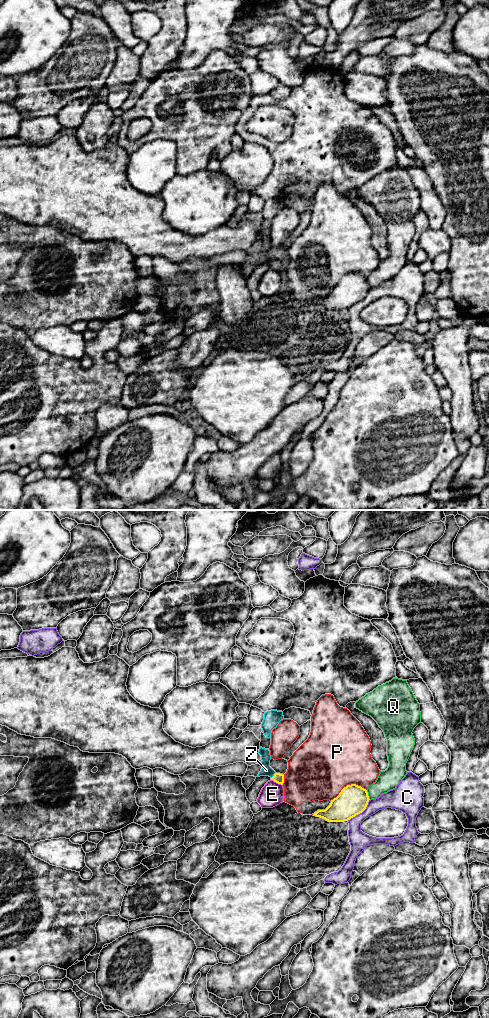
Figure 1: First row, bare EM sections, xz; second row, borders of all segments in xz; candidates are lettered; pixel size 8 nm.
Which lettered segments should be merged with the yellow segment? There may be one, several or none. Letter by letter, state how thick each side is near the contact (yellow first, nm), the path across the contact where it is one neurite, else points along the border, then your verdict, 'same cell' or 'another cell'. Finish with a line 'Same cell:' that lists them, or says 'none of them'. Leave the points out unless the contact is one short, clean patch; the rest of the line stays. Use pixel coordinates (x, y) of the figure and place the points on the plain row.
C: calibres 240 and 150 nm; another cell
E: calibres 80 and 190 nm; border xz (271, 267), (281, 273); another cell
P: calibres 240 and 500 nm; another cell
Q: calibres 240 and 160 nm; another cell
Z: calibres 80 and 90 nm; way xz (278, 266), (274, 263), (266, 258); same cell
Same cell: Z

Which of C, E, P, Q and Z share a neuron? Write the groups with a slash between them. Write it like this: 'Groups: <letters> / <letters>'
Groups: C / E / P / Q / Z

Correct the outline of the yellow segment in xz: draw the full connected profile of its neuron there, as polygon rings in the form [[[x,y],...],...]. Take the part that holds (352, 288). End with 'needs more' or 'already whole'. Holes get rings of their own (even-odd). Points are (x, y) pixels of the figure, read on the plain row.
[[[356,272],[347,273],[336,286],[331,288],[325,298],[318,298],[313,304],[323,306],[328,310],[348,309],[362,301],[369,288],[366,277]]] | already whole

